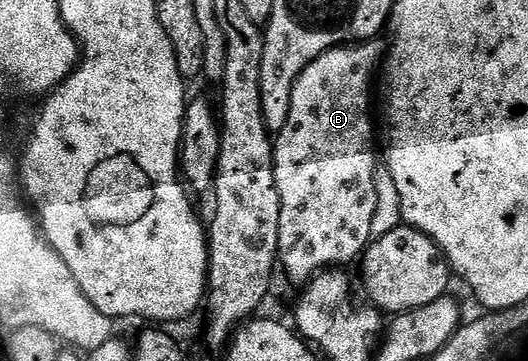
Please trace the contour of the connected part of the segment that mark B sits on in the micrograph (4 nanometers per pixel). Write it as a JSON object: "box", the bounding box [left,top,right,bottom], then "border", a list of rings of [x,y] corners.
{"box":[273,41,387,284],"border":[[[366,41],[363,43],[351,43],[340,47],[332,47],[324,51],[293,83],[291,89],[291,113],[287,113],[287,125],[283,125],[281,131],[276,132],[273,145],[273,164],[275,165],[275,185],[279,189],[279,245],[277,246],[277,258],[280,270],[285,270],[285,275],[293,283],[308,284],[317,278],[326,269],[341,269],[352,259],[360,260],[364,256],[371,240],[371,220],[374,218],[376,207],[375,171],[379,164],[379,151],[373,148],[373,115],[369,112],[369,90],[373,87],[373,74],[378,74],[383,60],[387,54],[386,44],[381,41]]]}

